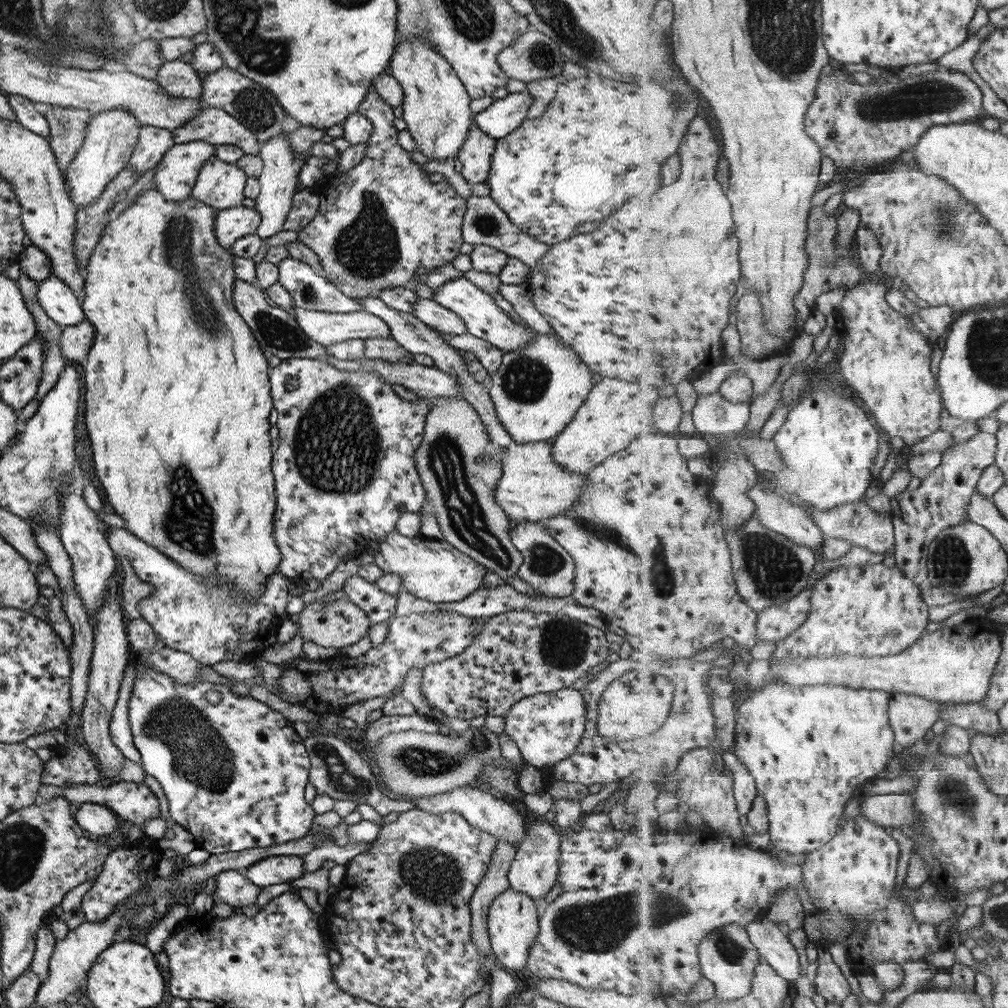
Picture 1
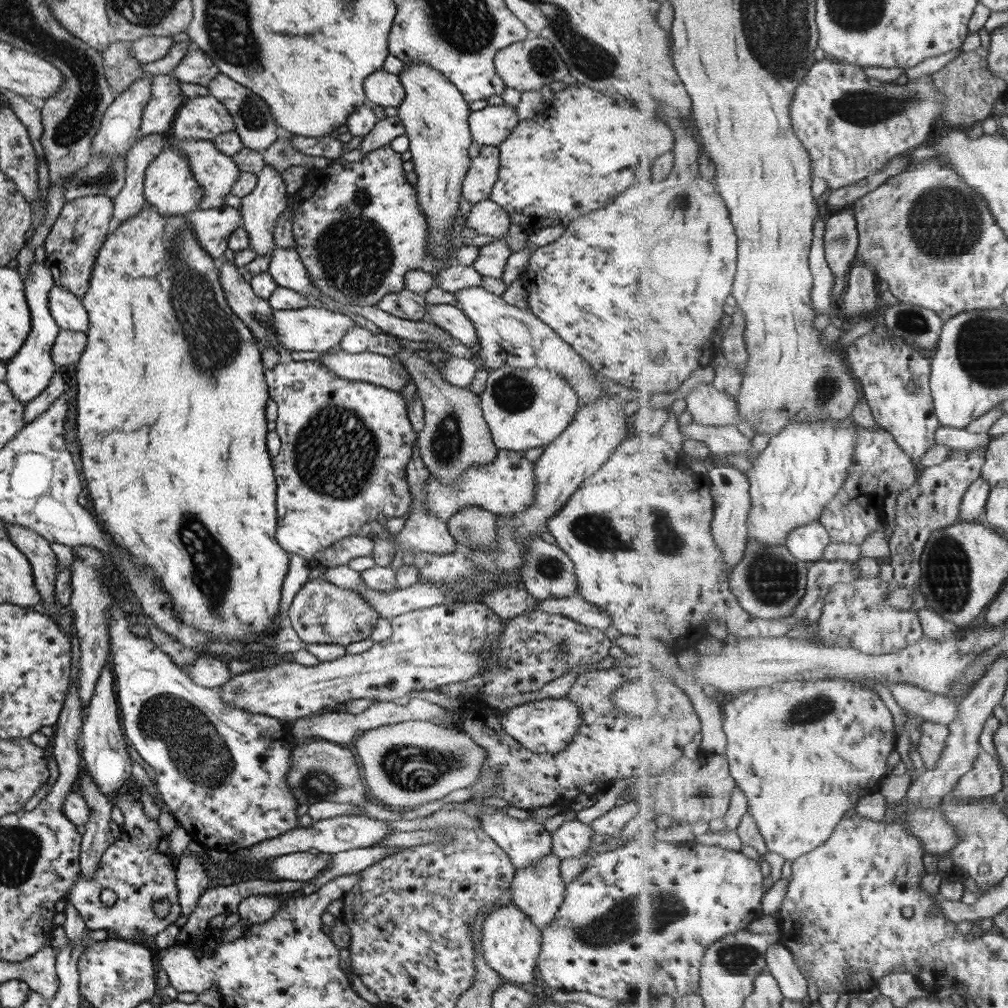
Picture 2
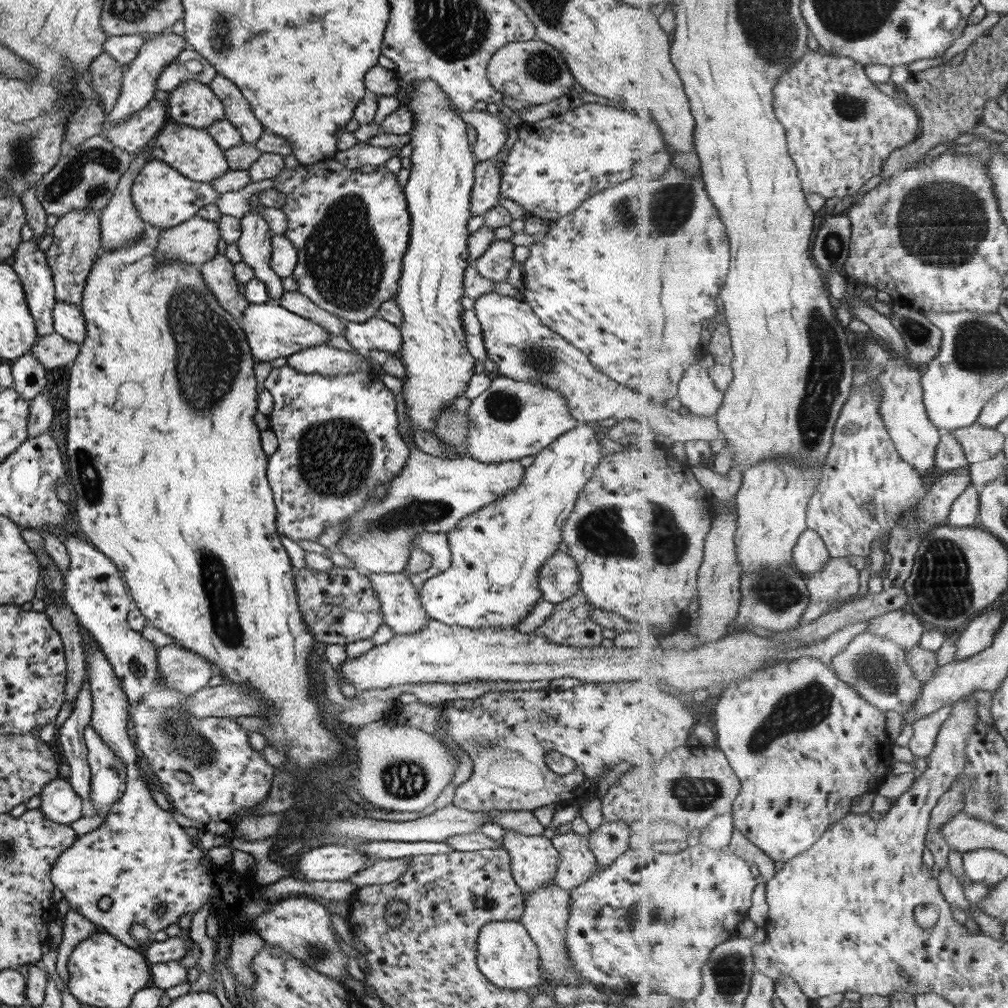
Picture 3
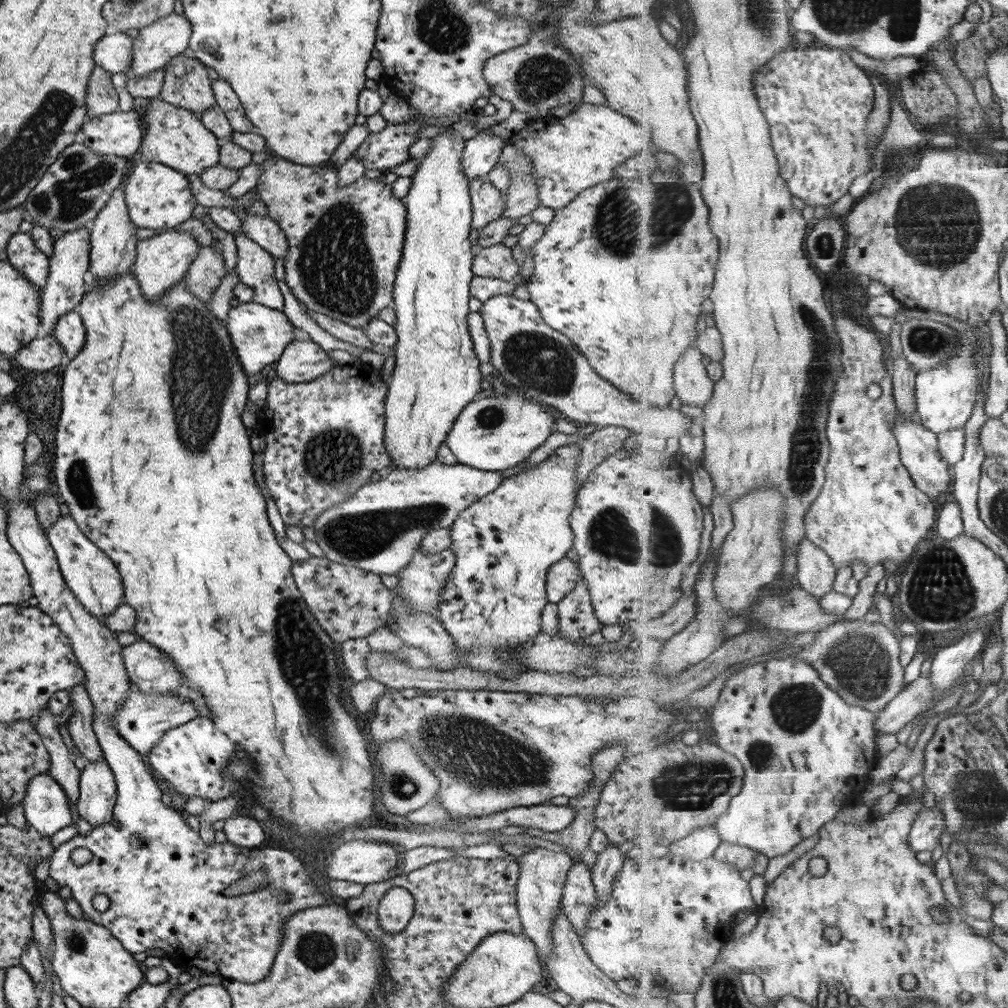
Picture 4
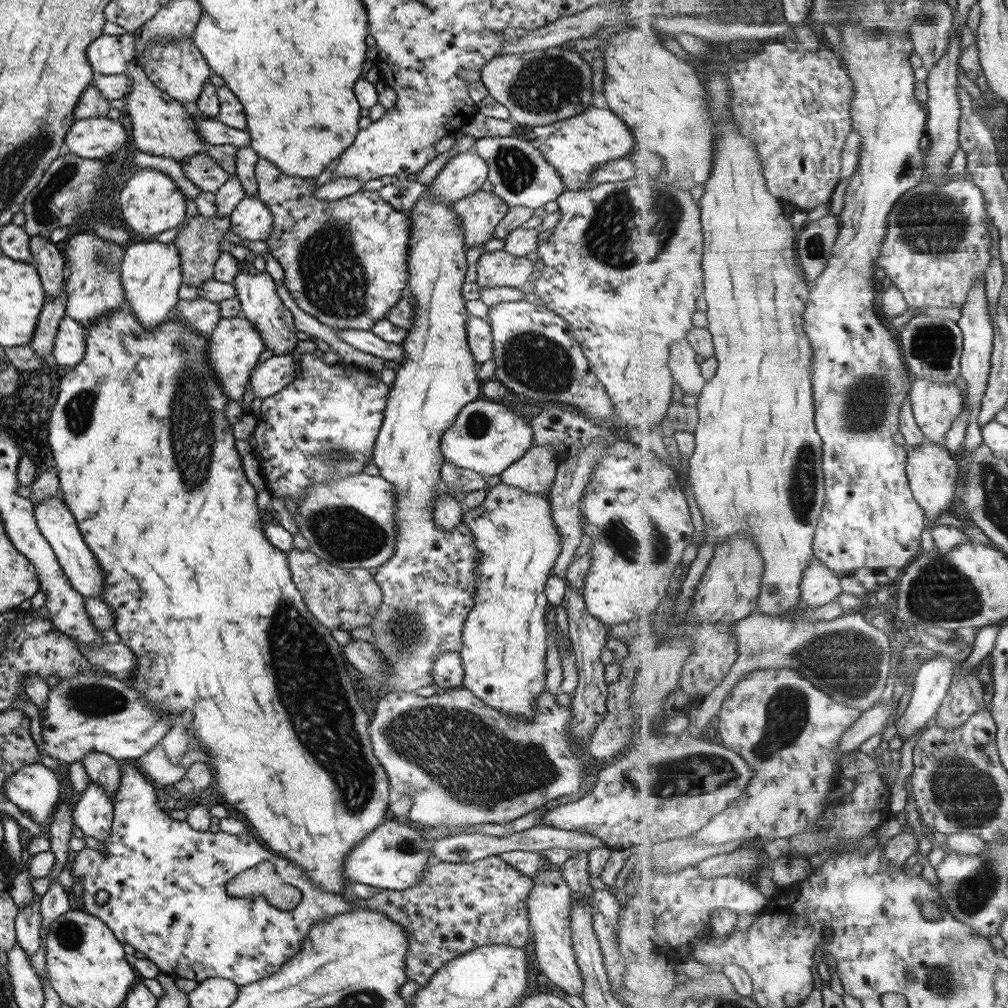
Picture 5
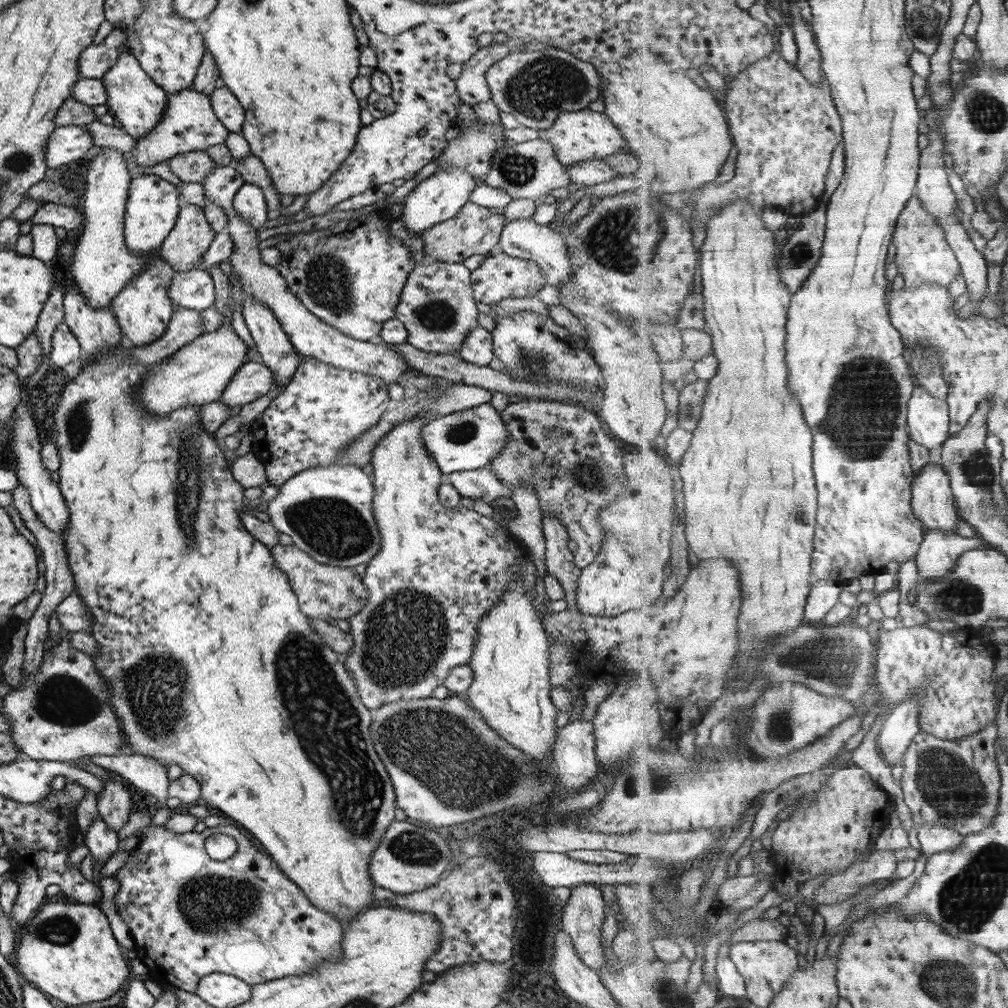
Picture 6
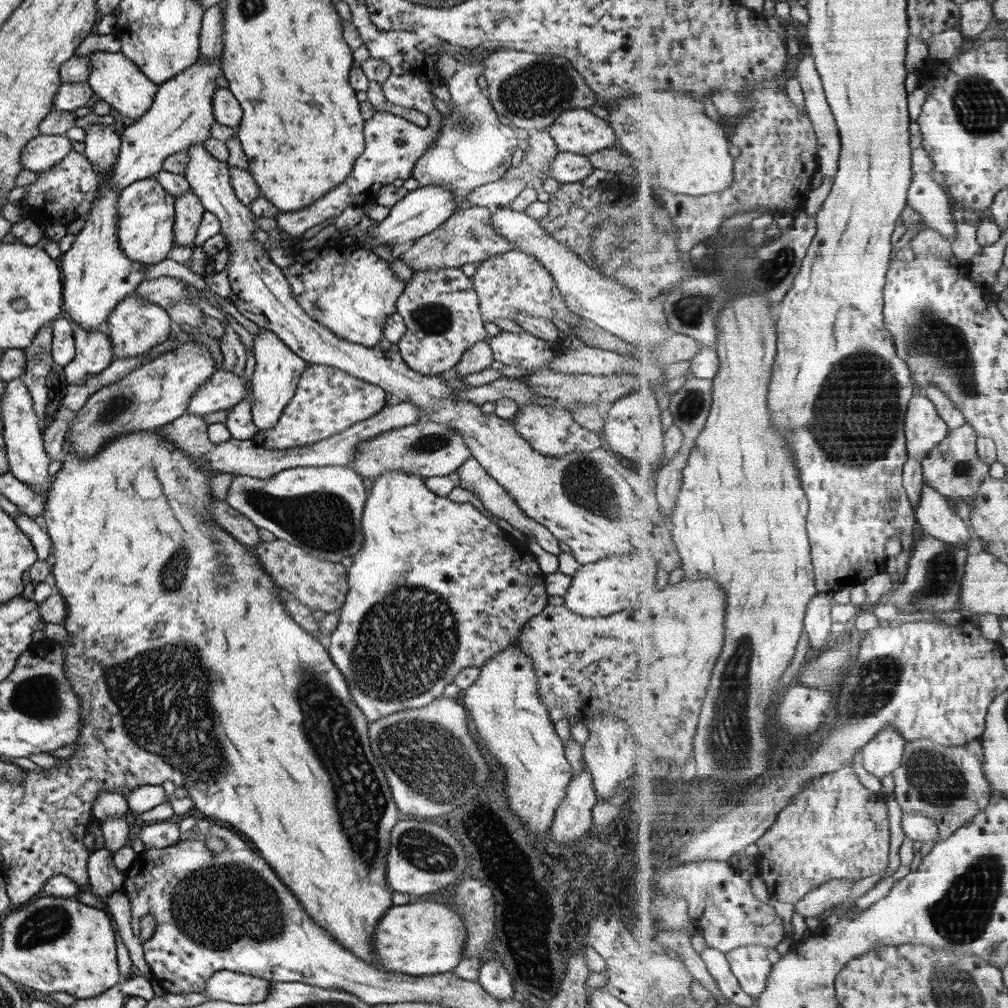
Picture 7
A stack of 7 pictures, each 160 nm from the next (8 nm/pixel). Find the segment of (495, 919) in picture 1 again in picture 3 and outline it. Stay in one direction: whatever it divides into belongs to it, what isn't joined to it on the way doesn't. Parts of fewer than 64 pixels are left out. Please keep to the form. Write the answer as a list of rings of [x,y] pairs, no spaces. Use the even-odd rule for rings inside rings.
[[[499,920],[483,925],[476,938],[476,965],[485,980],[499,990],[525,990],[537,987],[539,979],[538,950],[518,921]]]

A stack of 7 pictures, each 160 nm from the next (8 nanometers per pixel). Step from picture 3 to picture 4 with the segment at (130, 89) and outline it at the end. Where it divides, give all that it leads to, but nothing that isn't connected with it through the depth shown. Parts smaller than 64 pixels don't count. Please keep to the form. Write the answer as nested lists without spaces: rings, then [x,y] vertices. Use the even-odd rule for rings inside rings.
[[[173,12],[139,29],[137,37],[132,38],[132,64],[128,74],[133,77],[145,76],[163,68],[174,56],[184,54],[188,48],[190,32],[191,25],[183,17],[183,12],[180,16]]]

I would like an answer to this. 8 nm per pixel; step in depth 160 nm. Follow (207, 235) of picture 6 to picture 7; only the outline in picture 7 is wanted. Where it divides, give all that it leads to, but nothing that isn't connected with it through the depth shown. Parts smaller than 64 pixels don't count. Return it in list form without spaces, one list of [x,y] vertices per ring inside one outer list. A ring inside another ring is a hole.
[[[191,192],[174,197],[174,223],[172,224],[174,245],[194,247],[195,233],[203,211],[200,200]]]

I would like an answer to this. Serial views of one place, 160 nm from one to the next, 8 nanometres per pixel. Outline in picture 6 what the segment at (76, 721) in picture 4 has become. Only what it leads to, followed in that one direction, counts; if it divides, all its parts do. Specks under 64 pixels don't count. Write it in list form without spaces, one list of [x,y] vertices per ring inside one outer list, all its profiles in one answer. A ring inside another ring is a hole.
[[[107,770],[112,774],[102,781],[102,791],[96,798],[96,809],[103,822],[117,832],[127,822],[131,812],[131,800],[128,788],[122,783],[122,776]]]

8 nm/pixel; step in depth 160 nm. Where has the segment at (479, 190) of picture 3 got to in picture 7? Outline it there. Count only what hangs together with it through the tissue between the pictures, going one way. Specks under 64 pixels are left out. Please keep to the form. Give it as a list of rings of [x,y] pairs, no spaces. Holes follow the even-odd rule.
[[[470,207],[459,209],[443,223],[440,224],[435,230],[424,234],[414,241],[413,245],[404,253],[399,254],[401,259],[412,272],[415,271],[428,271],[442,268],[459,268],[462,264],[480,263],[482,260],[489,258],[493,255],[503,254],[511,249],[514,249],[517,244],[505,240],[499,233],[496,233],[491,226],[486,223],[490,220],[490,209],[485,207]]]

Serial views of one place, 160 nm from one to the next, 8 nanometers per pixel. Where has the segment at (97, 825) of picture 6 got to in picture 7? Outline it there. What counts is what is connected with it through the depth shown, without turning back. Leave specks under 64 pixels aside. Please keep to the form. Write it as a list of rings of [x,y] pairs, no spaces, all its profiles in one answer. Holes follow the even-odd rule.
[[[105,847],[90,851],[86,862],[86,874],[88,876],[87,890],[99,902],[106,905],[106,896],[114,890],[120,890],[123,884],[123,873],[116,870],[112,856]]]

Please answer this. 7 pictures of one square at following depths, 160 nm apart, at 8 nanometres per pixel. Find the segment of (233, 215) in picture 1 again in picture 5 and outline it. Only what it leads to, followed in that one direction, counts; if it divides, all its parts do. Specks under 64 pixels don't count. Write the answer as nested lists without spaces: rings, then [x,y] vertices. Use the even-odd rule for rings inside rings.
[[[135,240],[124,249],[120,262],[120,281],[132,315],[144,329],[155,328],[165,320],[179,301],[181,282],[180,256],[175,245],[156,240]]]

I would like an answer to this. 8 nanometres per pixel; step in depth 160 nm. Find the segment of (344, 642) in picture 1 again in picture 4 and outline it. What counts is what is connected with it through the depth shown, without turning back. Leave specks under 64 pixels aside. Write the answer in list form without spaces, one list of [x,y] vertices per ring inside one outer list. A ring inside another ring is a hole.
[[[310,556],[307,560],[292,561],[290,568],[296,589],[301,600],[313,615],[323,632],[337,643],[343,643],[351,638],[361,638],[373,632],[376,628],[385,626],[388,614],[392,608],[391,590],[381,583],[381,576],[355,567],[331,562],[325,557]]]

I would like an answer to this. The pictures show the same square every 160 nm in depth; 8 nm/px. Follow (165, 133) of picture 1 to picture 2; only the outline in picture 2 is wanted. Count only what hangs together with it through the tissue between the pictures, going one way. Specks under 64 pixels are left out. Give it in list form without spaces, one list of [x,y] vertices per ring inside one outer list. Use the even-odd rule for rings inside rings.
[[[143,135],[124,155],[124,183],[112,198],[112,220],[115,224],[135,216],[144,206],[144,170],[165,148],[166,135]]]

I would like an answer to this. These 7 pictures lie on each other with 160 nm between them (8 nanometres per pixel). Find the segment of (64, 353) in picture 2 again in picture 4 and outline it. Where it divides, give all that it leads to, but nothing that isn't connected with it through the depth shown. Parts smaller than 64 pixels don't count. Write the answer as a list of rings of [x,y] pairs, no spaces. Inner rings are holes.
[[[53,335],[31,339],[11,357],[12,363],[27,369],[29,372],[46,372],[65,362],[66,354],[63,347]]]

